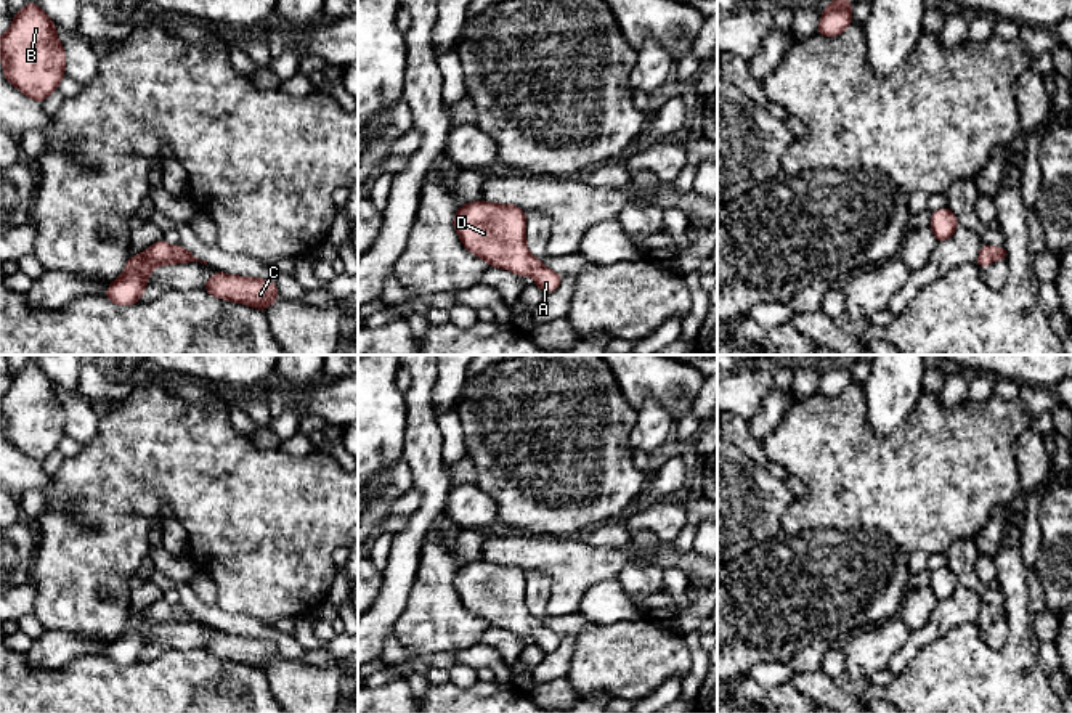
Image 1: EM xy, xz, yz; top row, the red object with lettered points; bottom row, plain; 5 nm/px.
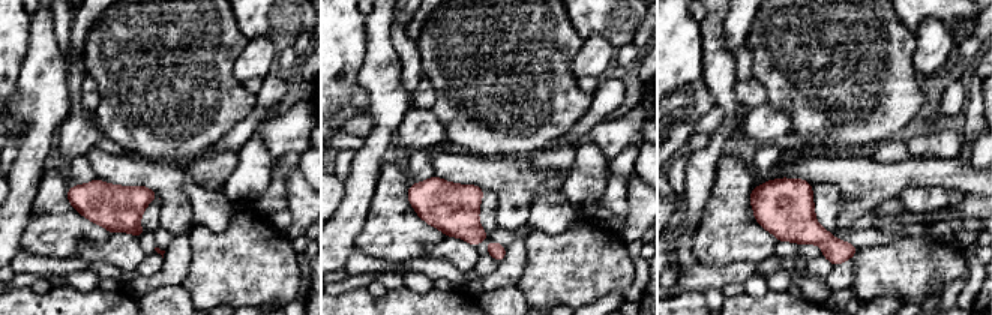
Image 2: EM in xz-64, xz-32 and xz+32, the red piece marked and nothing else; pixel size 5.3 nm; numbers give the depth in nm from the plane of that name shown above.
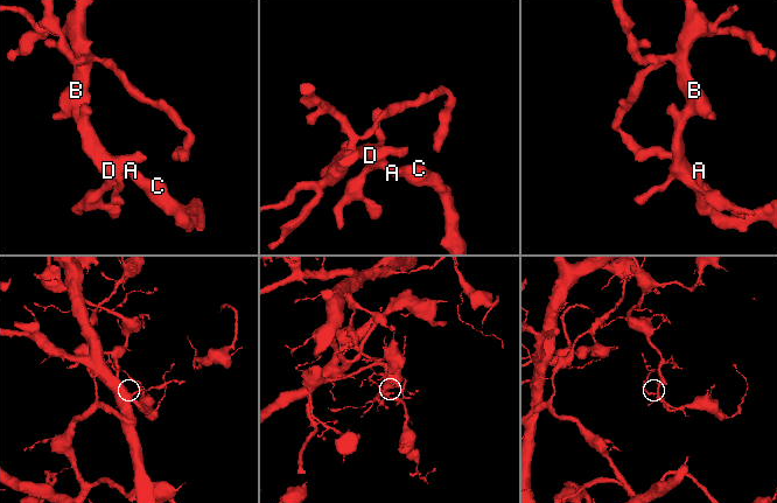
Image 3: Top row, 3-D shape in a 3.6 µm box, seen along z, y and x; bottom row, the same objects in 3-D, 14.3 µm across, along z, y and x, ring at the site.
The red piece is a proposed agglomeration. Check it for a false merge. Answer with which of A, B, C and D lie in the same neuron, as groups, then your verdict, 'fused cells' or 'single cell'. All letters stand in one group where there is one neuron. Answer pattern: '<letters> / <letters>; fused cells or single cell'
A B C D; single cell

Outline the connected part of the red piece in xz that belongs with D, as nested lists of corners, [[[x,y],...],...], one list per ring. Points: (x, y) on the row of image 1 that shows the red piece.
[[[475,201],[457,209],[453,226],[461,242],[489,267],[518,276],[531,275],[546,294],[557,291],[563,275],[542,265],[526,247],[526,212],[514,204]]]

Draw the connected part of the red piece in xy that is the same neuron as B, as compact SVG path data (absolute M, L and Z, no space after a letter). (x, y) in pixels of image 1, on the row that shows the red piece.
M30 0L0 37L0 55L3 77L37 103L58 90L66 75L66 51L56 24Z

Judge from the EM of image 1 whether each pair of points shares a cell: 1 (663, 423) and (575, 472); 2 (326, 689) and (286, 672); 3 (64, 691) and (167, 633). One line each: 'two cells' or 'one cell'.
1: two cells
2: one cell
3: two cells

